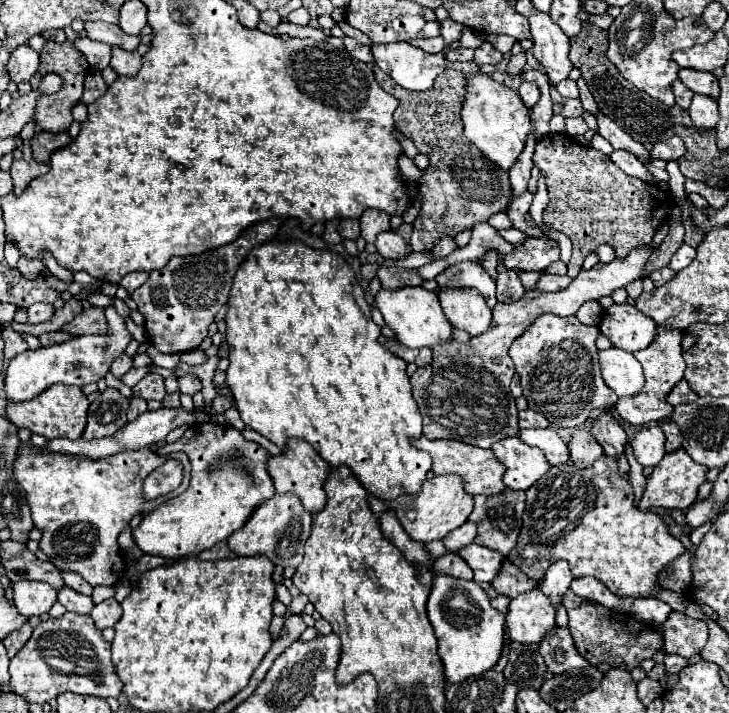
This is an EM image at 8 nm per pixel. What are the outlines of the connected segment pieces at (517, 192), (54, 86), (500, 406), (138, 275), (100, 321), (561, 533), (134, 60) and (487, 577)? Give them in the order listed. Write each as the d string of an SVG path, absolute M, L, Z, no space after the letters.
M530 132L524 152L520 154L520 158L516 160L516 164L514 164L512 170L510 170L510 184L512 184L512 190L514 190L514 198L516 198L516 196L522 196L522 194L528 190L530 170L532 170L532 166L534 166L534 164L532 164L534 146L536 146L536 140L534 140L534 136L532 136L532 132Z
M48 74L48 76L44 76L42 86L40 86L40 90L42 90L44 94L54 94L54 92L58 92L60 88L62 88L62 78L60 78L58 74Z
M646 244L630 250L624 260L614 260L608 264L596 264L590 270L580 270L566 290L560 292L538 292L528 290L518 302L502 304L498 302L492 310L494 320L486 334L470 338L470 342L460 344L450 340L446 344L432 348L432 364L418 368L410 378L414 400L424 422L424 436L428 440L462 440L472 446L490 448L494 442L518 434L518 410L510 394L510 380L514 376L514 364L508 356L512 342L522 336L542 314L574 316L578 308L596 298L610 296L618 288L626 288L630 282L644 278L646 264L658 248Z
M130 272L130 274L126 274L122 280L120 280L120 286L124 286L130 294L138 288L138 286L142 286L144 282L148 280L148 272Z
M92 306L88 310L82 310L70 324L64 326L66 332L70 334L104 334L106 332L106 318L104 318L104 308Z
M604 456L598 458L594 466L584 470L576 468L574 464L554 466L526 490L524 524L520 530L518 546L508 554L508 560L532 580L540 580L552 562L566 560L574 578L594 576L618 596L654 598L664 590L658 586L658 574L684 552L684 544L670 534L668 526L658 514L640 512L634 508L634 492L628 476L620 476L614 458Z
M118 46L112 48L112 60L110 60L110 66L114 68L114 72L118 76L128 76L128 78L134 78L140 70L140 54L134 50L134 52L126 52Z
M470 544L458 554L474 570L476 582L492 582L498 576L504 560L504 556L498 554L496 550L486 550L484 546L478 546L478 544Z

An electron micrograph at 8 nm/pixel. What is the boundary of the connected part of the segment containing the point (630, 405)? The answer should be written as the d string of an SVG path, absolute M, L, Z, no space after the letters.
M658 328L658 336L654 338L654 342L644 348L634 352L636 360L642 364L644 368L644 376L646 376L646 384L642 388L640 394L632 396L632 398L620 398L616 404L616 412L630 424L634 426L642 426L648 422L660 422L664 418L670 418L674 412L674 406L670 406L666 402L666 396L670 394L670 390L684 378L684 370L686 370L686 362L682 358L682 332L680 330L672 330L672 328Z

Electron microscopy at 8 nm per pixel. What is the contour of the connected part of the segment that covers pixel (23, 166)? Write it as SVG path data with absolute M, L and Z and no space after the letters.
M14 160L12 168L10 168L10 174L14 178L14 194L20 196L20 192L26 190L26 186L38 178L38 176L44 176L46 172L50 172L50 164L44 164L44 162L36 162L36 160Z

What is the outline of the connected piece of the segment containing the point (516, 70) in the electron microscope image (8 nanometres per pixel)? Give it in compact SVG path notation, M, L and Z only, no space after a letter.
M524 54L512 56L512 58L510 58L510 62L508 62L508 68L506 68L506 74L508 74L508 76L522 74L522 70L524 70L524 64L526 64L526 56L524 56Z

